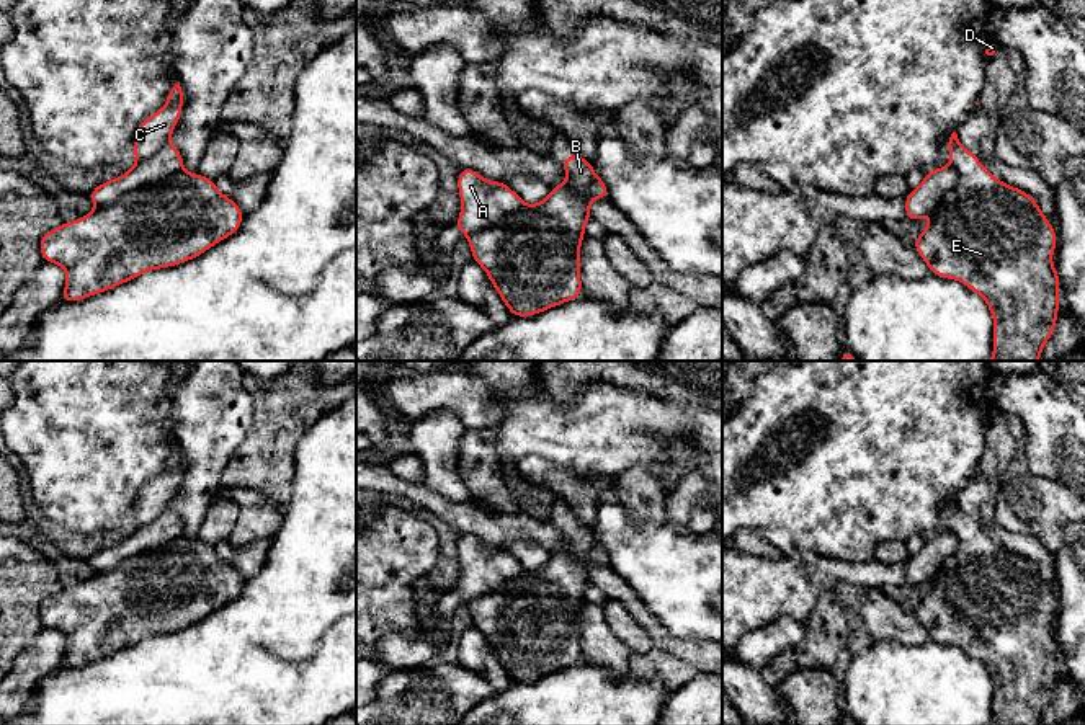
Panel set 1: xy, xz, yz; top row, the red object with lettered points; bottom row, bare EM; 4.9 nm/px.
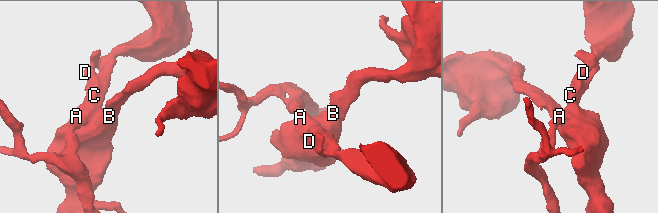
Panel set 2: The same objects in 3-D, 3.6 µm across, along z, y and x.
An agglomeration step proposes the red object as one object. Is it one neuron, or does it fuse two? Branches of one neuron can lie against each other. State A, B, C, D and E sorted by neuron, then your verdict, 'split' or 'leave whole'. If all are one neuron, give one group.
A / B C D E | split

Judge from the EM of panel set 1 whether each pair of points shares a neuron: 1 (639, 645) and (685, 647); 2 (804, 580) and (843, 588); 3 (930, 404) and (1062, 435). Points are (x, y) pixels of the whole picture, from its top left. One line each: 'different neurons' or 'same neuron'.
1: different neurons
2: different neurons
3: different neurons

